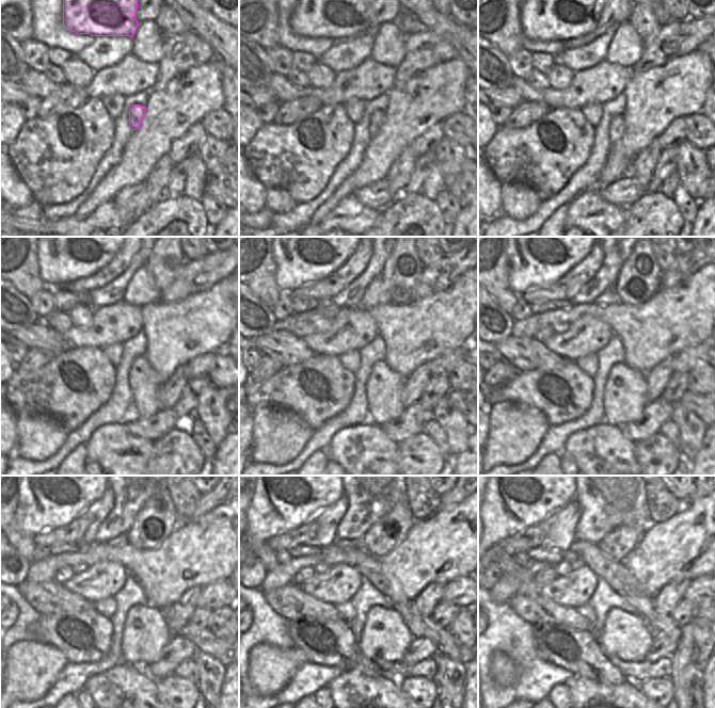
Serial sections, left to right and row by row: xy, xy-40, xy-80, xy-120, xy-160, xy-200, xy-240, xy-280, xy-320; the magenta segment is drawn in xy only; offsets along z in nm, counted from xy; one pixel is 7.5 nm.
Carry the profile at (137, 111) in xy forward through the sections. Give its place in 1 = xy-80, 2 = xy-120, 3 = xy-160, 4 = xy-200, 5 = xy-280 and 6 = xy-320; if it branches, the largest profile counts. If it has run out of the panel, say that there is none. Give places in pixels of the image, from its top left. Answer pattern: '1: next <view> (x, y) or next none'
1: next xy-80 (617, 124)
2: next xy-120 (144, 382)
3: next xy-160 (383, 388)
4: next xy-200 (625, 397)
5: next xy-280 (385, 636)
6: next xy-320 (624, 636)

